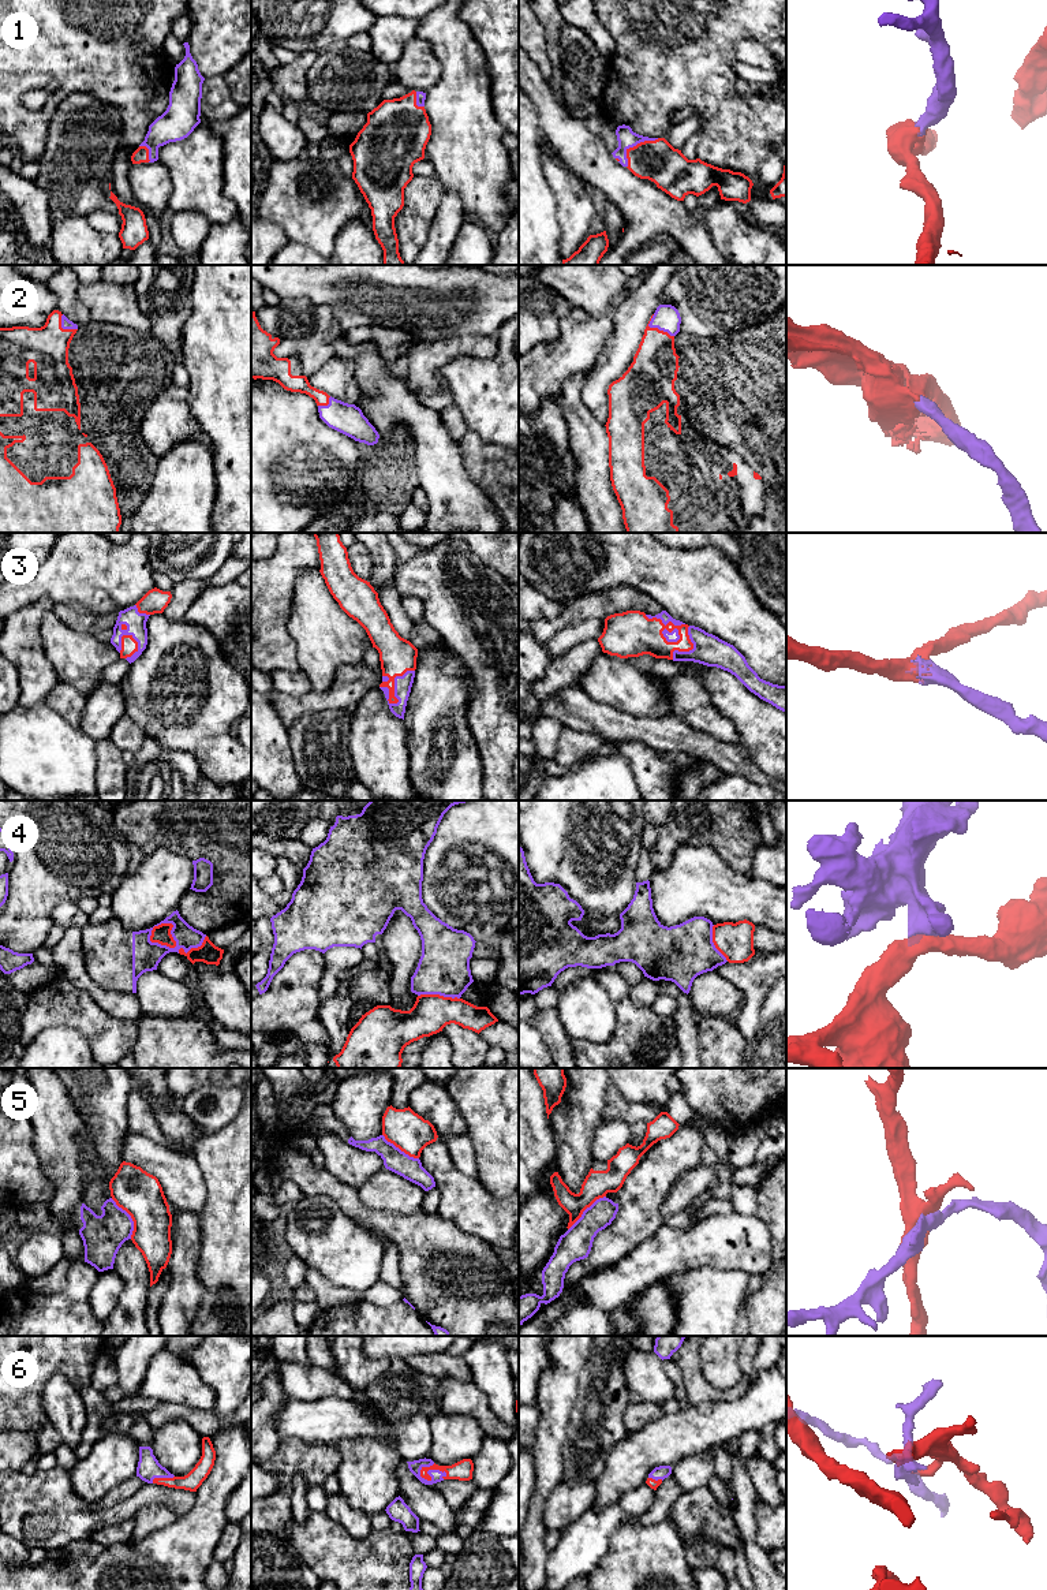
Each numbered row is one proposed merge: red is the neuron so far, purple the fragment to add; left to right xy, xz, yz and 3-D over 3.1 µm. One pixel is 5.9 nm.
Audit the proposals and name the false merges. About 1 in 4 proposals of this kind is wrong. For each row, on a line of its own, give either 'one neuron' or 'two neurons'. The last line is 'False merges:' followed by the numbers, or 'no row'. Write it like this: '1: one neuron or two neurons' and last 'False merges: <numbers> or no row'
1: one neuron
2: one neuron
3: one neuron
4: two neurons
5: two neurons
6: one neuron
False merges: 4, 5

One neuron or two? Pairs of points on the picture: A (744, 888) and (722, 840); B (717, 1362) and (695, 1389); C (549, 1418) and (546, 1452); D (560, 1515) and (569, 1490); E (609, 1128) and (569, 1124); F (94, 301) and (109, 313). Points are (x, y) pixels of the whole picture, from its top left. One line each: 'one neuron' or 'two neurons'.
A: two neurons
B: two neurons
C: one neuron
D: one neuron
E: two neurons
F: one neuron

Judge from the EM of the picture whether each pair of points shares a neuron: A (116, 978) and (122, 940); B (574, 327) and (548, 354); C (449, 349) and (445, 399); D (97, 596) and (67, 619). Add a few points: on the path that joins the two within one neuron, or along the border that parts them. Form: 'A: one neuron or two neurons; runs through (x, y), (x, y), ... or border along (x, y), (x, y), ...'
A: one neuron; runs through (116, 969), (116, 950)
B: one neuron; runs through (571, 335), (556, 350)
C: one neuron; runs through (436, 362), (432, 366), (432, 388)
D: two neurons; border along (53, 603), (81, 612), (111, 611)

